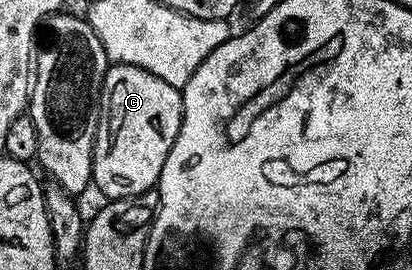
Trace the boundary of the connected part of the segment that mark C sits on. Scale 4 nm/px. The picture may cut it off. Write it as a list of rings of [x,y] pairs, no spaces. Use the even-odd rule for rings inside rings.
[[[120,62],[108,65],[103,81],[103,91],[99,97],[99,123],[97,136],[93,144],[93,179],[94,189],[99,189],[104,199],[135,198],[146,190],[154,190],[159,185],[161,168],[169,156],[169,148],[177,140],[177,132],[183,119],[183,91],[173,84],[165,84],[161,76],[145,72]]]

